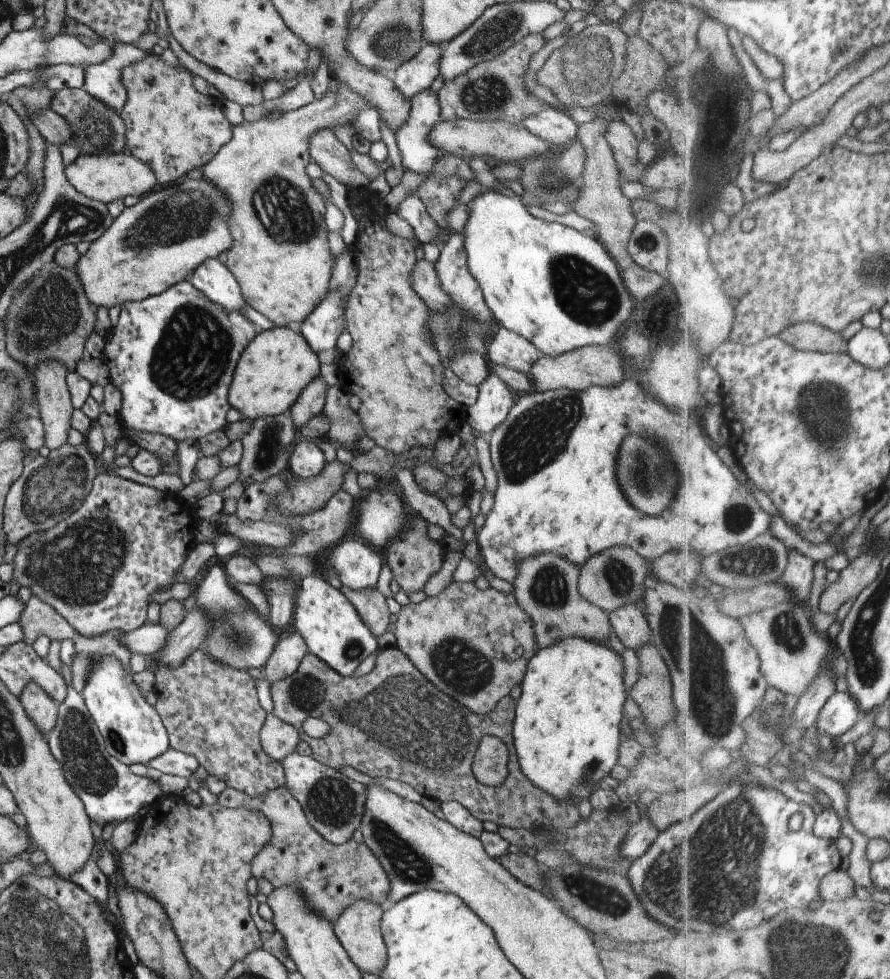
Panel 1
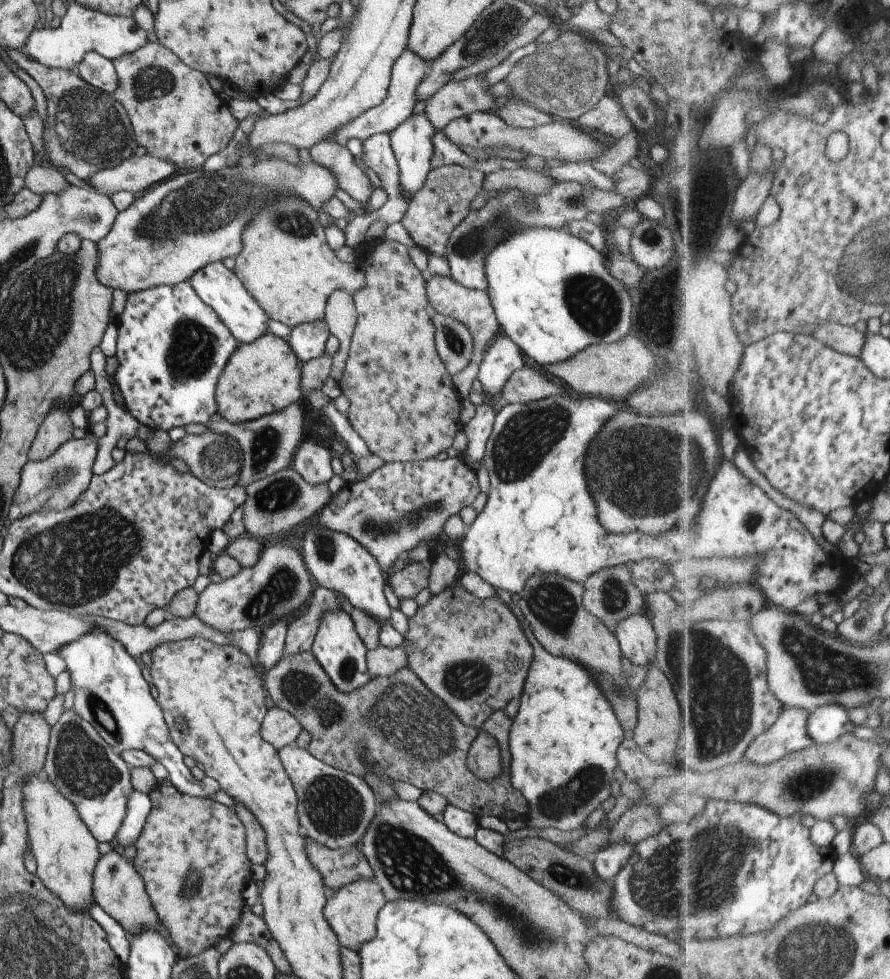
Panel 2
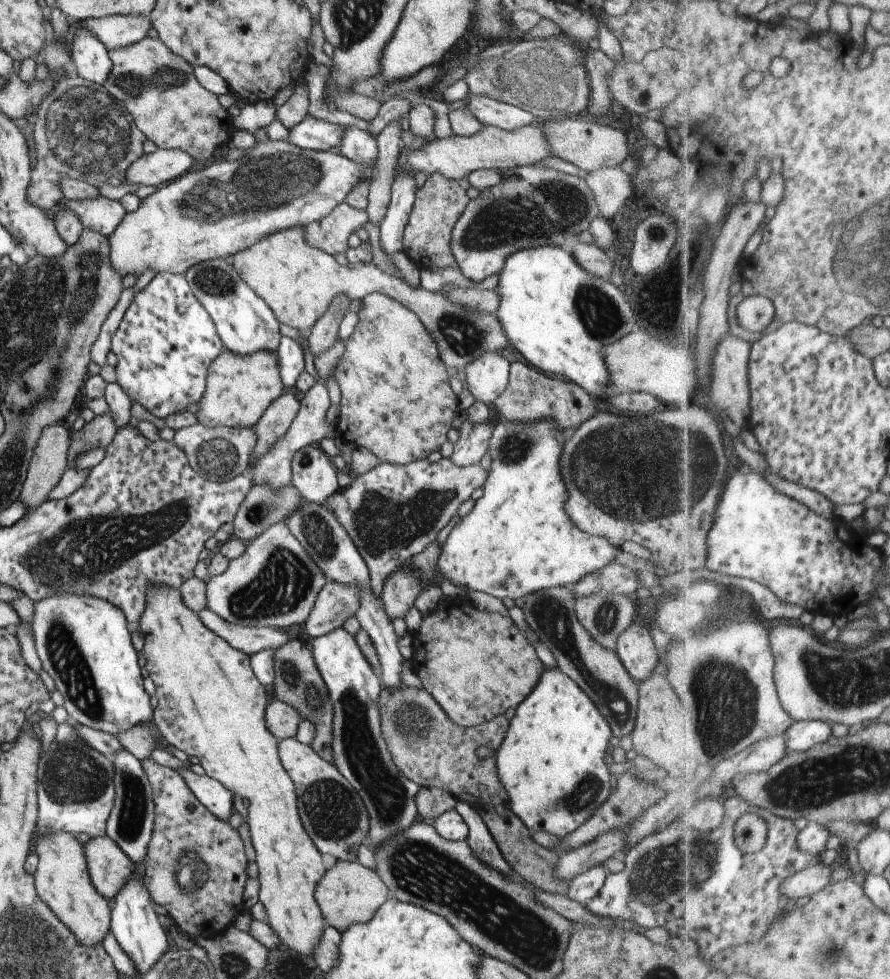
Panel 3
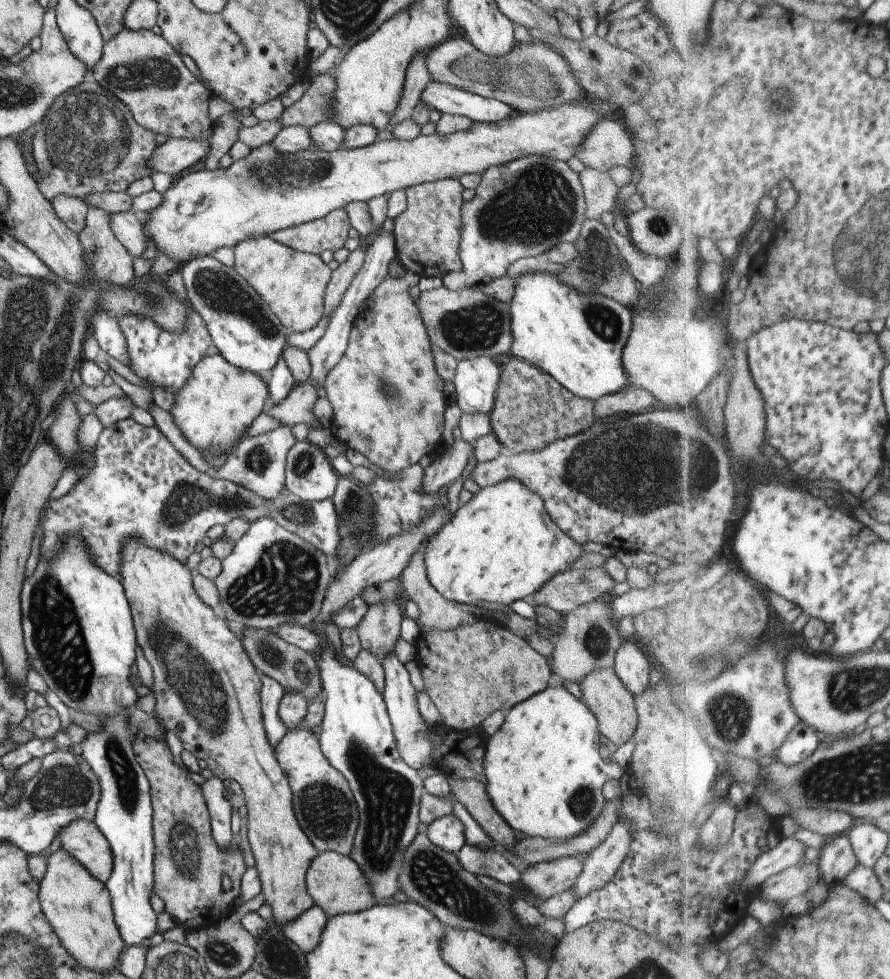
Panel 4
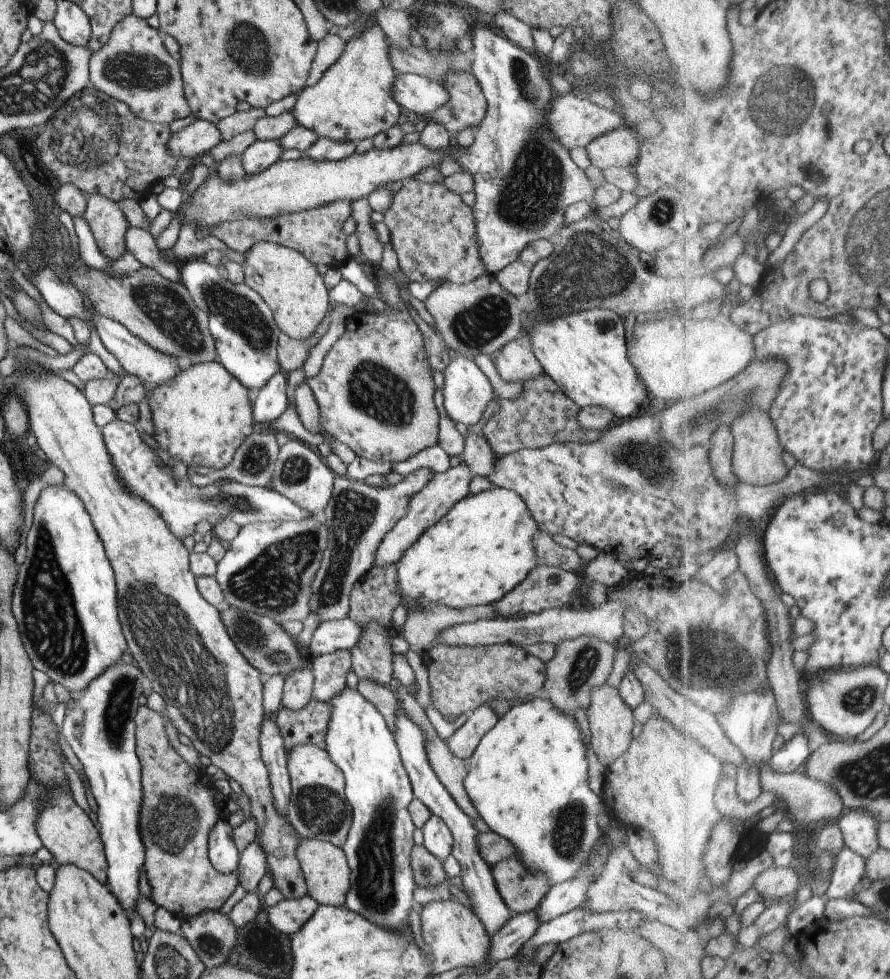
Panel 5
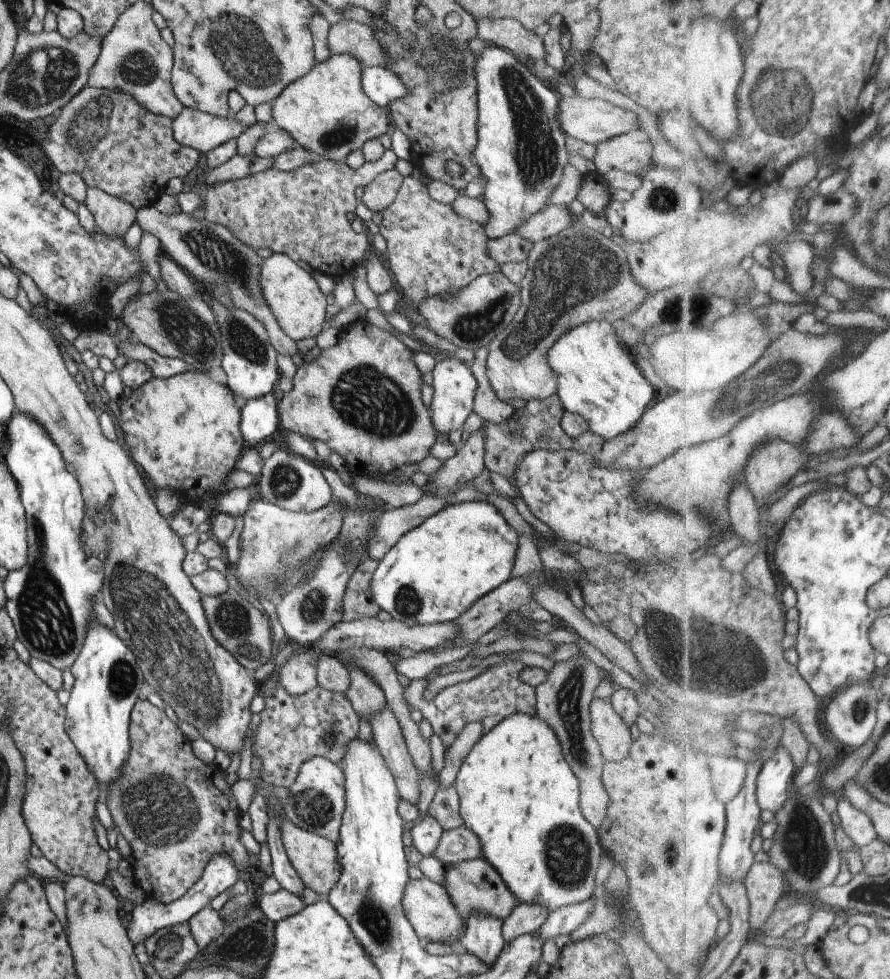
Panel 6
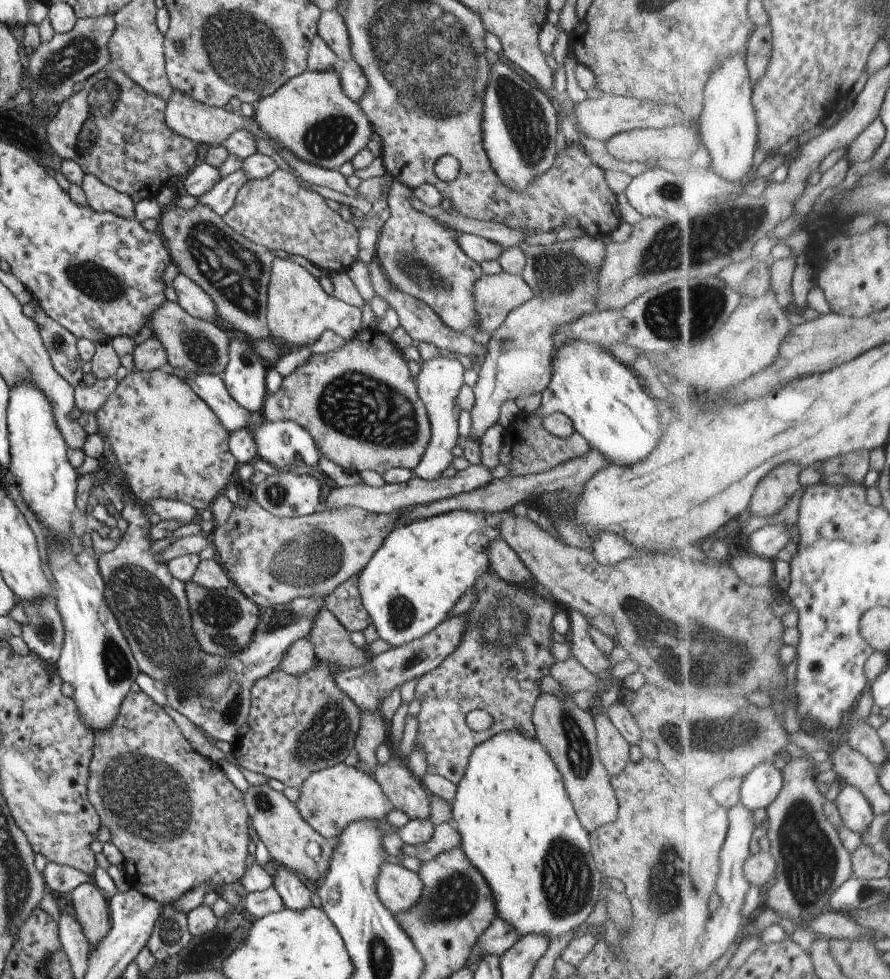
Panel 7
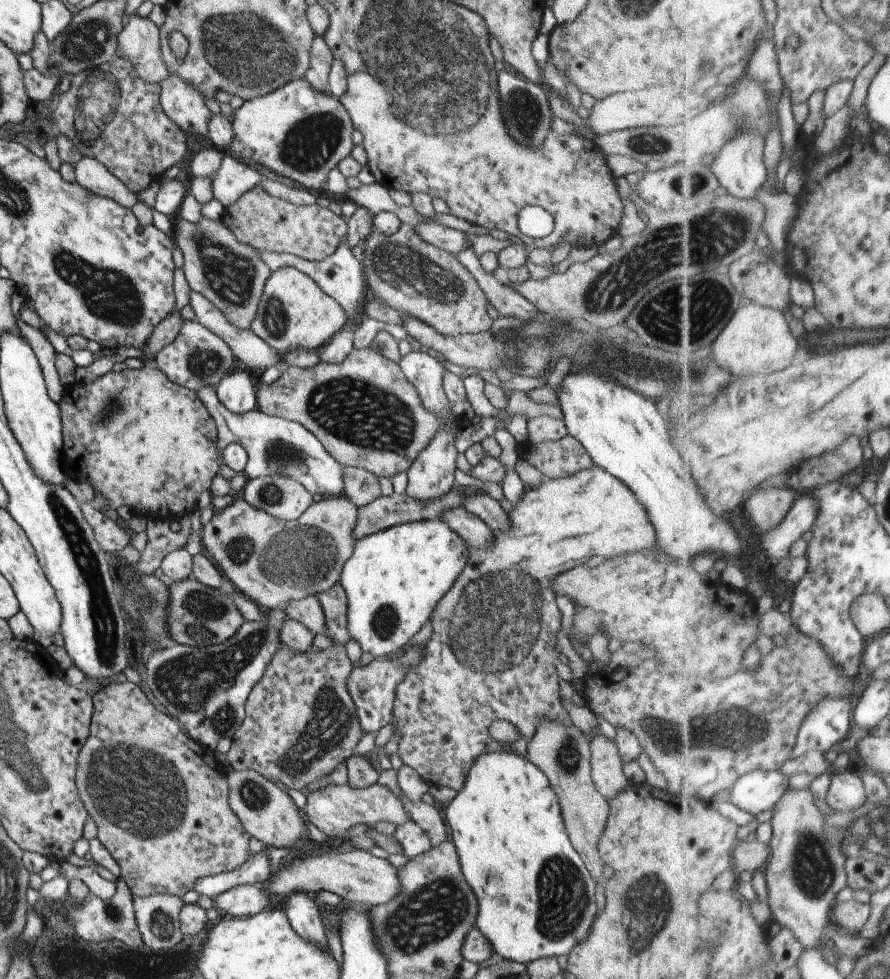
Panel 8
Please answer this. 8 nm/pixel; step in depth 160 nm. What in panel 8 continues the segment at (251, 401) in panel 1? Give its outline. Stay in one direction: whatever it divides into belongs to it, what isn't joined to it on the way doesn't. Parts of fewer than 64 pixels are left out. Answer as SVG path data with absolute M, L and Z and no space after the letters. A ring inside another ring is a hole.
M145 363L139 369L123 369L120 372L109 371L89 384L73 383L63 388L61 399L57 402L60 410L62 426L62 468L69 478L87 481L93 491L98 490L109 502L109 507L130 506L131 511L140 517L171 519L190 515L197 508L197 497L201 492L210 489L211 479L218 474L219 462L215 451L217 431L214 420L206 407L199 400L195 391L175 384L166 378L165 374L151 363Z

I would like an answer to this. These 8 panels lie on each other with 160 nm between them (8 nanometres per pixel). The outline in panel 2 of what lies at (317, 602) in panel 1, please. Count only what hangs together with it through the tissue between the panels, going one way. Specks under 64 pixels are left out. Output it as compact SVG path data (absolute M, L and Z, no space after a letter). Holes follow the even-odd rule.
M331 610L321 616L315 637L311 642L310 652L327 674L333 688L341 694L349 694L371 680L366 668L367 651L355 632L350 616L343 610Z

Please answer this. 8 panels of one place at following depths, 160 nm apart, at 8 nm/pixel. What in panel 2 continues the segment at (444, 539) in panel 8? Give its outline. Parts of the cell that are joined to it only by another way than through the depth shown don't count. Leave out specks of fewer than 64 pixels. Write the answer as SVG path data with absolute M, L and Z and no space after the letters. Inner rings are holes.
M563 393L561 396L547 396L529 404L508 404L494 415L481 462L489 478L487 502L471 525L465 527L458 545L458 563L463 573L475 574L495 590L519 594L524 589L526 580L533 574L553 573L565 580L582 584L587 576L603 568L627 565L640 559L659 561L674 558L683 565L695 566L703 559L733 558L735 555L741 558L751 556L752 553L763 556L763 564L759 566L754 582L767 596L768 603L786 611L793 612L795 606L806 600L833 600L845 592L852 573L855 572L851 566L851 558L842 555L834 558L825 553L815 542L813 534L794 514L777 506L761 488L724 458L703 500L701 514L697 516L697 520L693 520L693 524L677 524L661 536L643 536L641 532L609 534L607 530L603 530L597 520L595 502L585 484L583 452L593 436L597 436L603 422L613 418L619 407L615 405L613 400L609 402L602 396L569 398L569 394Z

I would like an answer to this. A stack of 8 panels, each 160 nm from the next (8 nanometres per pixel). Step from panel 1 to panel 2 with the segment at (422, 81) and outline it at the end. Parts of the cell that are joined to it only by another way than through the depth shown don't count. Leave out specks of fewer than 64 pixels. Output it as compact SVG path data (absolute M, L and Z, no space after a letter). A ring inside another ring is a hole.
M405 48L393 64L390 82L383 102L377 104L374 108L369 108L364 114L359 114L359 116L353 118L351 122L343 124L341 128L337 128L335 134L325 136L323 140L345 146L351 138L363 140L376 133L390 133L393 131L404 119L410 116L411 110L413 110L413 106L416 104L415 96L413 96L413 94L415 94L415 88L417 88L417 84L426 77L427 70L428 62L423 61L419 56L415 56L413 52Z

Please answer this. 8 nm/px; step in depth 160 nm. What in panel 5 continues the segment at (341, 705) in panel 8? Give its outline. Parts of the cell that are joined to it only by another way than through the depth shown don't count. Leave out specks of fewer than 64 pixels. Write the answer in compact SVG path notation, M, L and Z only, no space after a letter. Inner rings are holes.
M396 566L371 567L350 588L348 617L359 625L375 621L390 628L391 612L400 604ZM313 698L299 710L279 708L276 725L282 736L286 752L295 745L311 743L324 750L324 736L329 718L328 702Z

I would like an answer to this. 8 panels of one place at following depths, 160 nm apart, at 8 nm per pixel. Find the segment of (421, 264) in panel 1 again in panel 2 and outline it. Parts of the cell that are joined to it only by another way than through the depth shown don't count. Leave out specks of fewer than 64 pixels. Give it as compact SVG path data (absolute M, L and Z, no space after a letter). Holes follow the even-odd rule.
M431 276L425 280L425 295L430 311L459 320L469 330L471 338L473 338L469 364L461 372L457 372L457 374L453 374L451 377L453 388L461 399L465 399L468 397L472 381L476 379L479 364L483 360L487 345L499 333L499 326L496 322L493 308L491 308L489 296L487 296L485 290L467 289L461 286L461 284L453 282L451 278L443 278L443 276Z

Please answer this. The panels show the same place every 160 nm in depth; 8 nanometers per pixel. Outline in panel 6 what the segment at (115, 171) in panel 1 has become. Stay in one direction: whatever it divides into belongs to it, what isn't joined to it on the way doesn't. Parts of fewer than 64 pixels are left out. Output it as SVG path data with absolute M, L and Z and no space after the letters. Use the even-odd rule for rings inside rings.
M182 107L176 118L172 119L172 137L180 145L191 147L197 152L204 153L212 148L218 147L226 140L236 139L246 128L231 118L230 113L225 117L216 117L202 113L201 111L188 109L187 107Z

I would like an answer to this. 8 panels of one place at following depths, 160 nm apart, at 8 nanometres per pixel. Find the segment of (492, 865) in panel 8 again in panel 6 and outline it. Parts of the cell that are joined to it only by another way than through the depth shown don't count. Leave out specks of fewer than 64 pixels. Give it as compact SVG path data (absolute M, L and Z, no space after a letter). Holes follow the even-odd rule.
M513 713L500 720L491 730L473 744L470 751L461 757L458 771L453 782L459 800L459 815L463 820L463 826L473 831L480 840L482 856L489 864L496 868L498 875L503 879L505 886L513 893L518 904L520 902L539 903L547 907L550 912L556 908L575 904L592 896L595 871L599 862L599 854L602 850L596 828L591 826L581 814L578 800L579 787L577 777L565 762L560 740L554 730L537 715L527 713Z

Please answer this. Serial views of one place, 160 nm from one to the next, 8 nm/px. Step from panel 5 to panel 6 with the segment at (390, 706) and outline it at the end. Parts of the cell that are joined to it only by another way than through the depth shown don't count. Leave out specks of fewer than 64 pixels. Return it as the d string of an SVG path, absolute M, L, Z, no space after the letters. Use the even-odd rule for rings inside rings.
M385 704L385 707L370 716L369 722L372 740L378 746L381 756L396 780L400 800L405 799L416 805L419 772L407 752L394 712Z

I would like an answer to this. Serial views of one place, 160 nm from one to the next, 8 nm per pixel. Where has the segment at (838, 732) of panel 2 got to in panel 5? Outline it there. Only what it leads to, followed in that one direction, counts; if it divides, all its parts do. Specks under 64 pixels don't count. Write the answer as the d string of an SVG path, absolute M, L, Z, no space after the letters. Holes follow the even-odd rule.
M797 733L774 753L769 762L778 773L794 773L811 756L808 734Z

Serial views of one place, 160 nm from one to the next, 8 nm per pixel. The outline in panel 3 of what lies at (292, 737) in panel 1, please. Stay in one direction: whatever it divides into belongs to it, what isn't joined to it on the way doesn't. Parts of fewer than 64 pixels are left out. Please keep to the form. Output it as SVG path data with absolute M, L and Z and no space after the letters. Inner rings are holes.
M270 697L264 710L264 725L277 742L293 737L300 721L299 715L288 704Z

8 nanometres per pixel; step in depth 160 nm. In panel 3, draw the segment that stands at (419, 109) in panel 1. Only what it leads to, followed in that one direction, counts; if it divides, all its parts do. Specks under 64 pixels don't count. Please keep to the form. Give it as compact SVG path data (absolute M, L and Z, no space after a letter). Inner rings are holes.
M397 171L390 186L390 201L380 220L379 243L387 255L402 250L402 230L414 203L415 182L407 171Z

